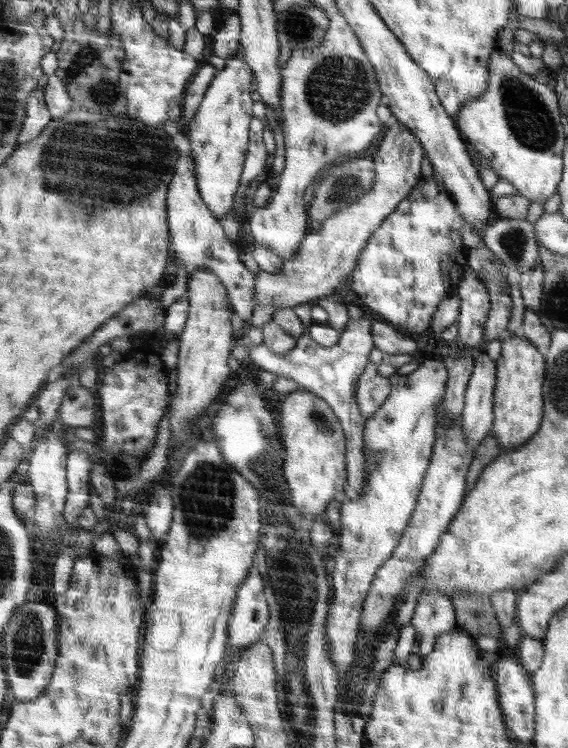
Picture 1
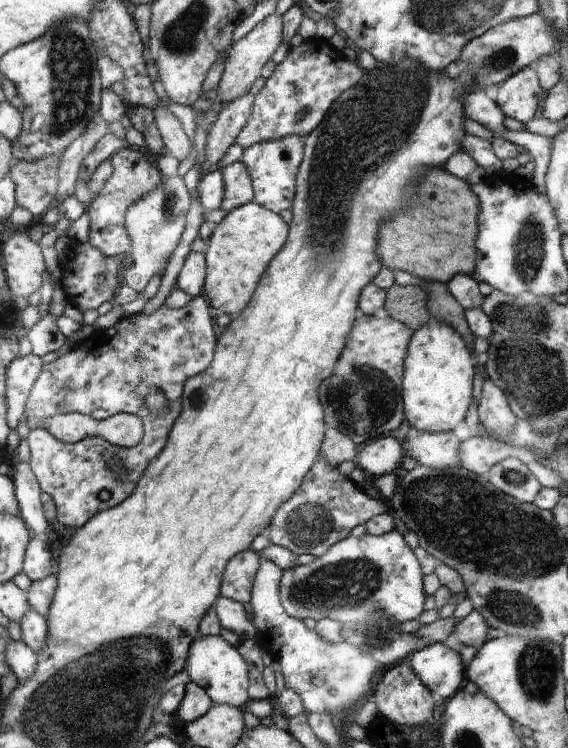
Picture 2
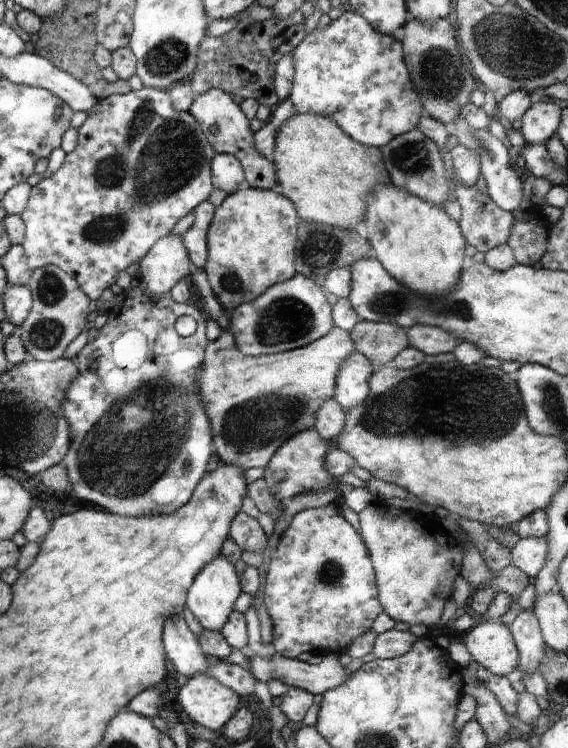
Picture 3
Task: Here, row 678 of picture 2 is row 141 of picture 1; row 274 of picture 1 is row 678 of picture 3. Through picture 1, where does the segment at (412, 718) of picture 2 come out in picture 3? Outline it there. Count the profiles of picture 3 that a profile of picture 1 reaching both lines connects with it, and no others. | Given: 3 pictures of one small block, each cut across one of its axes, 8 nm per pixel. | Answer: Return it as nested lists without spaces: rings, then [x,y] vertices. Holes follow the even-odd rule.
[[[328,652],[319,664],[311,665],[298,659],[291,659],[281,654],[274,653],[270,658],[249,653],[249,670],[260,682],[280,681],[290,687],[308,691],[312,694],[324,694],[332,689],[338,688],[346,681],[350,680],[351,673],[347,672],[346,667],[337,659],[337,655]]]

